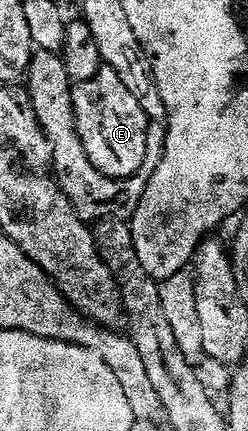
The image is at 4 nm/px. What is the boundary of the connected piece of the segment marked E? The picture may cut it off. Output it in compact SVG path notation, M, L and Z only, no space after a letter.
M103 67L92 79L75 82L72 90L74 99L74 119L78 127L78 135L82 139L82 147L86 147L86 155L102 175L122 179L123 177L133 177L145 168L148 161L148 128L150 122L146 111L142 111L142 106L138 104L138 99L123 84L122 79L112 69Z

